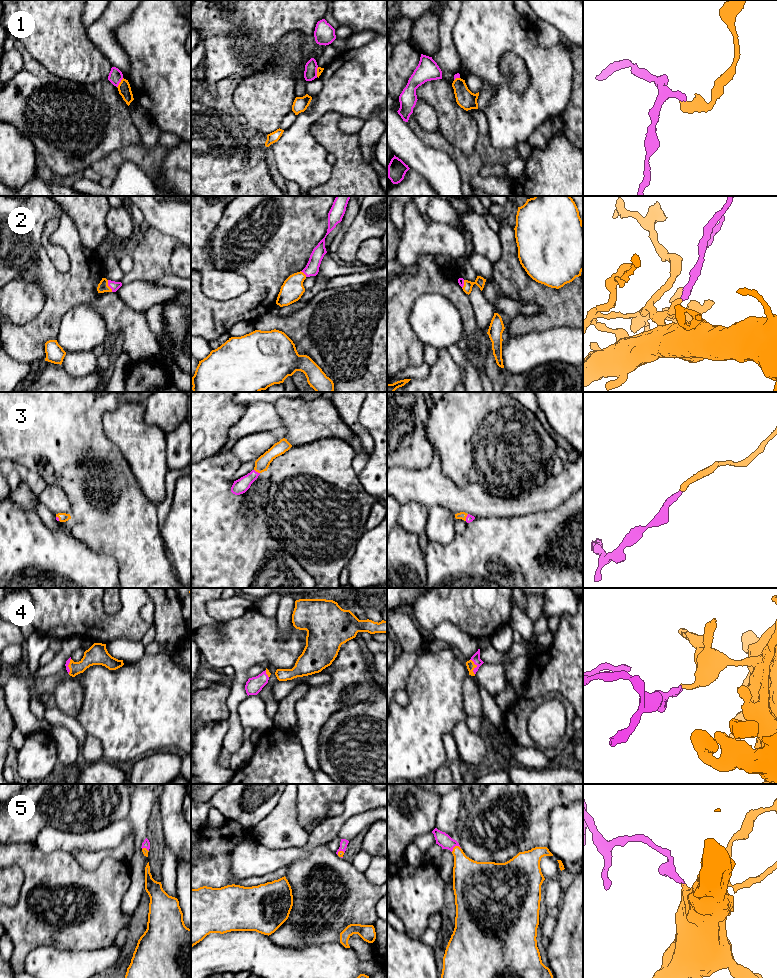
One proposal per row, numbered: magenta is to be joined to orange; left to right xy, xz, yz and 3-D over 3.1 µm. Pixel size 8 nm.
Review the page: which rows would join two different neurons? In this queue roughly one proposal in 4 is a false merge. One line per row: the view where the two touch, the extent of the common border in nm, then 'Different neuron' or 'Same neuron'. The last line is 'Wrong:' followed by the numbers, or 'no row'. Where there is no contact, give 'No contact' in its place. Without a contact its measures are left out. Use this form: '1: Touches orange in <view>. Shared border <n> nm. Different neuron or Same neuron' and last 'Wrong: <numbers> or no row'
1: Touches orange in xy. Shared border 90 nm. Different neuron
2: Touches orange in xy. Shared border 100 nm. Same neuron
3: Touches orange in xz. Shared border 60 nm. Same neuron
4: Touches orange in yz. Shared border 130 nm. Same neuron
5: Touches orange in yz. Shared border 90 nm. Same neuron
Wrong: 1

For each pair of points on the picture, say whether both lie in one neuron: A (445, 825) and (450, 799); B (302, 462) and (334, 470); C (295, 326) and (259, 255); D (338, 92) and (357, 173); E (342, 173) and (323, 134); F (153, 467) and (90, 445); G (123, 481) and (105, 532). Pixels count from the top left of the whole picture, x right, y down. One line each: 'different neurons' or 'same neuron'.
A: same neuron
B: same neuron
C: different neurons
D: different neurons
E: same neuron
F: different neurons
G: same neuron

